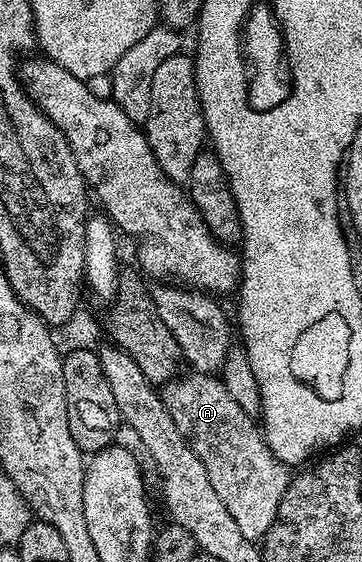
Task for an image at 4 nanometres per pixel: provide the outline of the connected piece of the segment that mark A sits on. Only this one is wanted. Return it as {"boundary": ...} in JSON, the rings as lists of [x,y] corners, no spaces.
{"boundary":[[[192,370],[190,374],[180,374],[178,377],[172,379],[170,383],[162,384],[161,394],[164,405],[169,409],[169,417],[173,417],[177,429],[185,437],[185,441],[193,449],[193,453],[197,453],[197,457],[201,457],[201,465],[205,465],[205,469],[209,473],[209,481],[213,485],[213,489],[217,489],[217,497],[221,497],[221,501],[225,501],[225,509],[229,509],[229,513],[233,513],[233,521],[237,521],[237,529],[241,529],[241,533],[245,533],[245,537],[249,540],[262,540],[268,529],[275,523],[277,509],[281,505],[281,497],[285,497],[285,489],[289,482],[288,464],[273,457],[269,445],[261,437],[260,424],[256,422],[252,415],[245,413],[245,409],[241,409],[241,405],[237,405],[237,401],[233,401],[233,397],[229,397],[229,389],[227,388],[226,382],[218,374],[197,370]]]}

